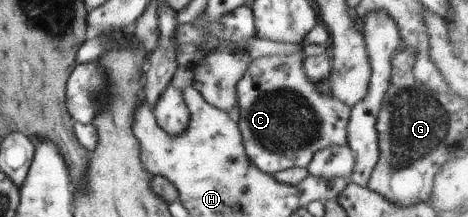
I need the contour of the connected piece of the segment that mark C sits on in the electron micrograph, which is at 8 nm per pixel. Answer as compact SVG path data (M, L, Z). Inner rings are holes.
M304 54L266 55L253 58L237 83L235 120L247 159L263 171L274 174L291 167L307 167L317 151L347 141L350 107L317 89L303 69Z

